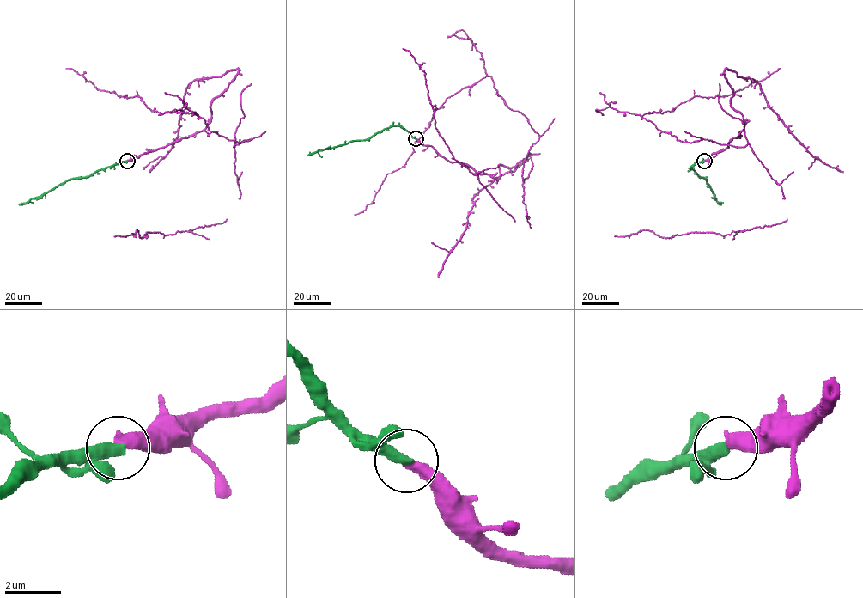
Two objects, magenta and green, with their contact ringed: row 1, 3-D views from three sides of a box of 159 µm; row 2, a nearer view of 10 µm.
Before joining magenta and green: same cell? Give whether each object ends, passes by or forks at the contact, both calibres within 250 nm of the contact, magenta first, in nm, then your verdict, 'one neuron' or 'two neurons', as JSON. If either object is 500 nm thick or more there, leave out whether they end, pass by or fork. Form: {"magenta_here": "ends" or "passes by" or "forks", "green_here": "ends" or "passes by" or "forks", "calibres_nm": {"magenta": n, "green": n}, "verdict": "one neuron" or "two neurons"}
{"magenta_here": "ends", "green_here": "ends", "calibres_nm": {"magenta": 480, "green": 440}, "verdict": "one neuron"}

